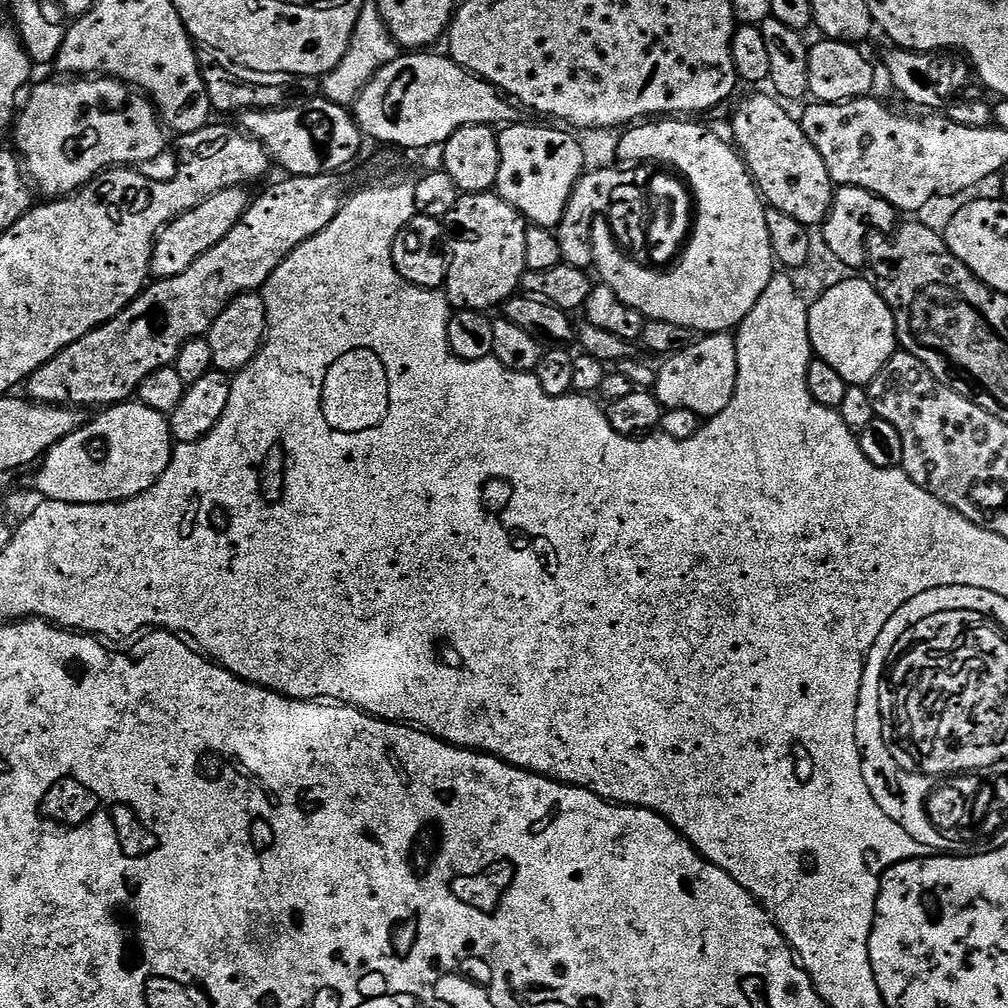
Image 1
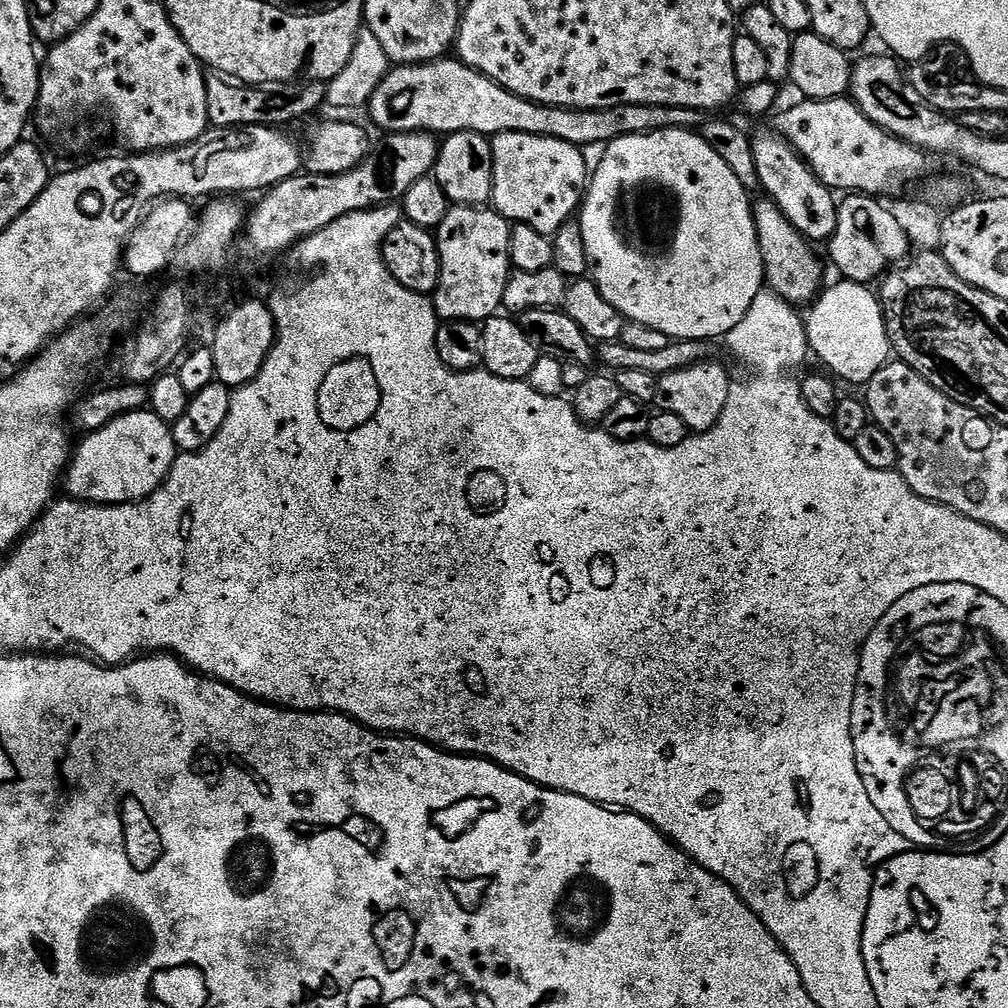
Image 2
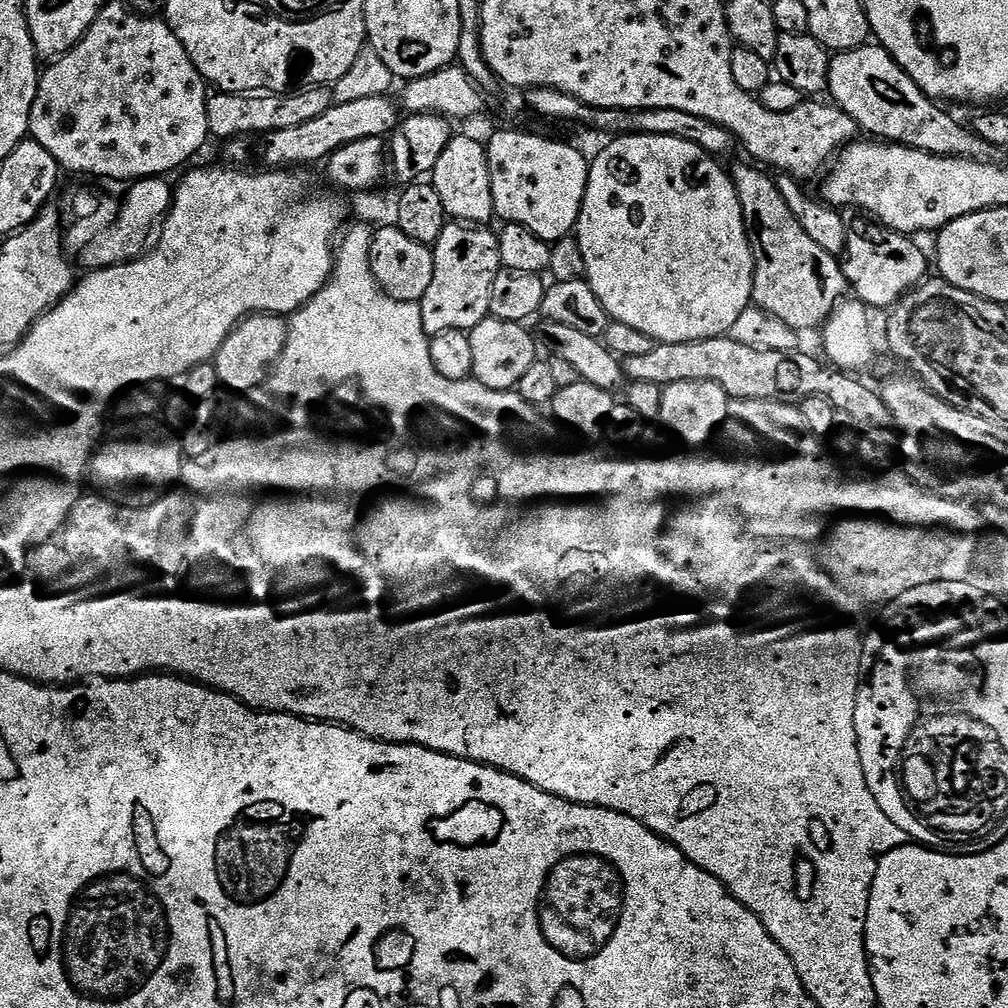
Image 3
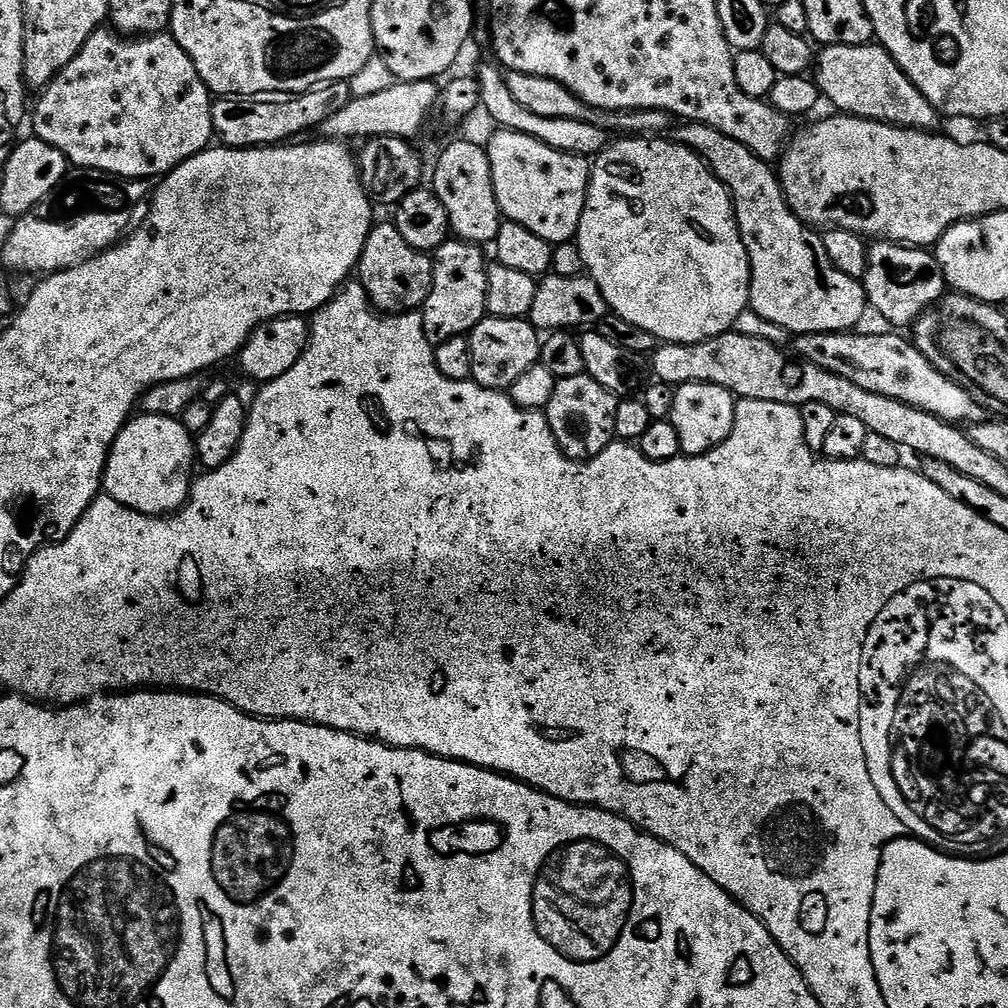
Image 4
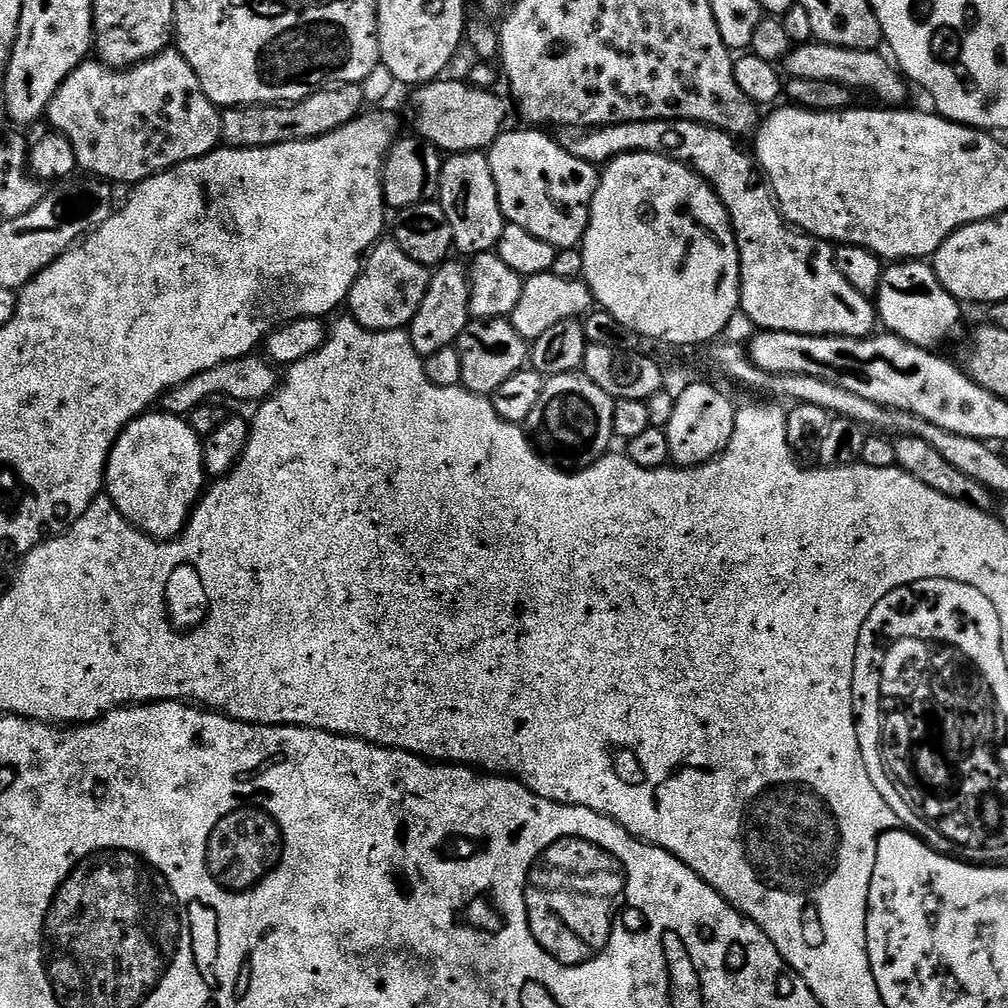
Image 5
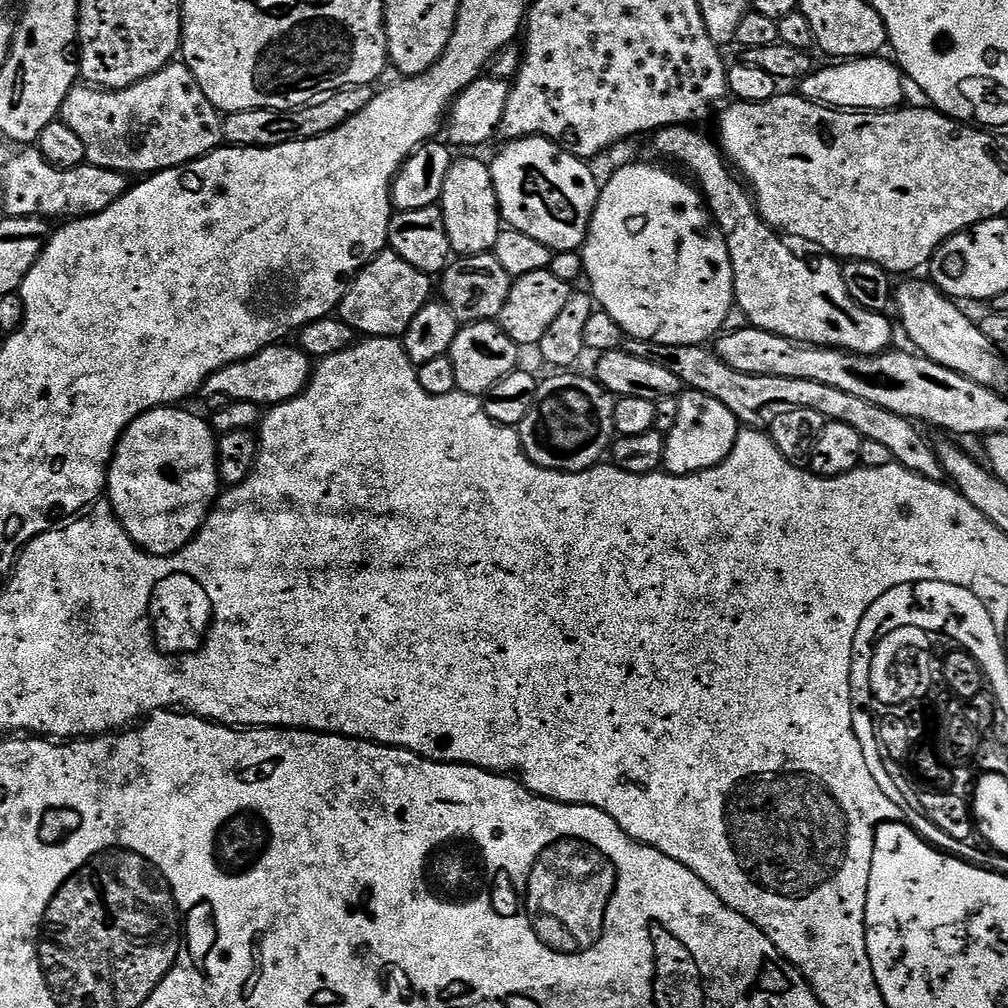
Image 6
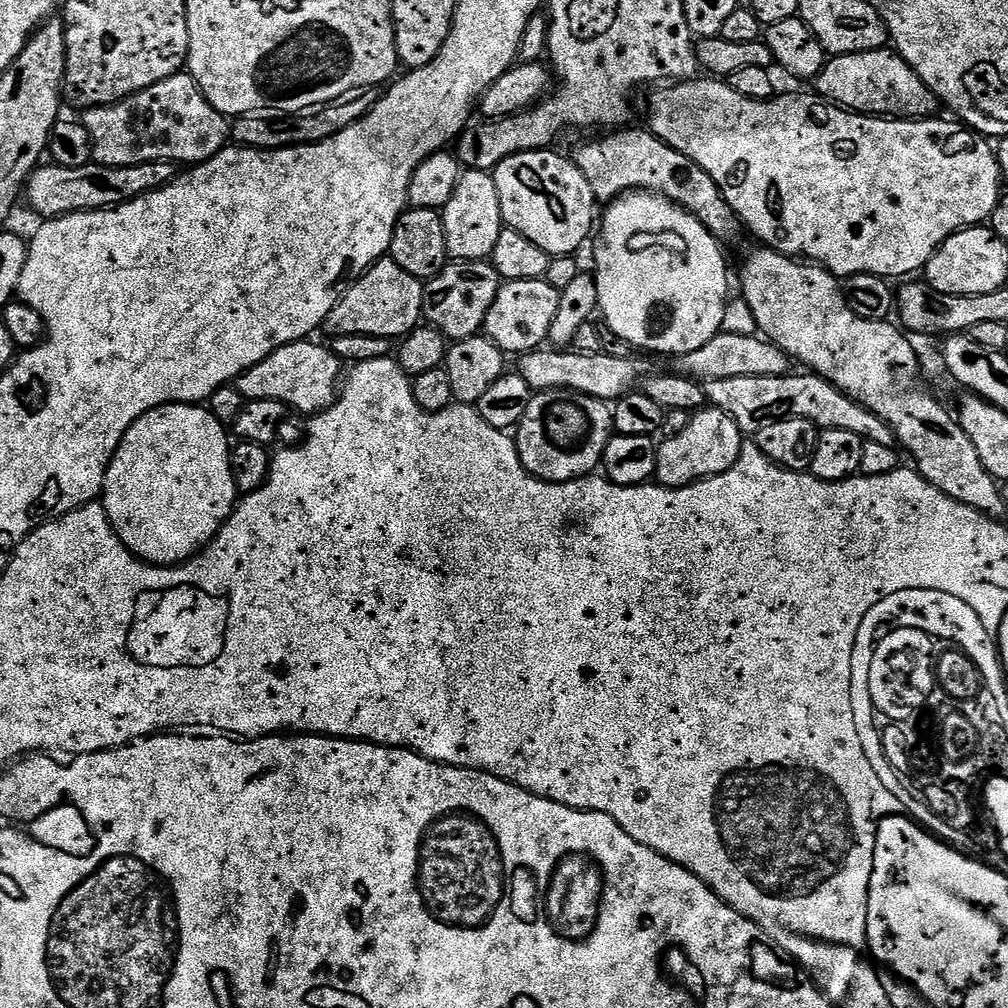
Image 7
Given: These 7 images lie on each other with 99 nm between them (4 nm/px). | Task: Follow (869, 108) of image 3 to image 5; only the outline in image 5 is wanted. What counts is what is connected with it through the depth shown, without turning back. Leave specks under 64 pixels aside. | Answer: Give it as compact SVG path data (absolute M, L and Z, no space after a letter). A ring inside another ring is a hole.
M819 42L798 44L784 57L782 68L791 78L810 78L810 82L834 82L849 90L855 90L857 93L859 93L858 91L873 92L880 99L877 101L881 105L903 105L907 101L904 99L908 96L909 85L906 83L905 77L891 63L888 65L879 56L880 54L876 50L863 52Z

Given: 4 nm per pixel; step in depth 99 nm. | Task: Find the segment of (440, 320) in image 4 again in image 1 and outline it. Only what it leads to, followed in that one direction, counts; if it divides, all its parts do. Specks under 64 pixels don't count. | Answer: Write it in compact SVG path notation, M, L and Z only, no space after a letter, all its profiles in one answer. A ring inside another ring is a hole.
M495 191L461 195L460 201L446 217L446 248L450 253L446 295L449 305L459 310L469 308L475 312L499 309L504 301L521 291L526 271L526 230L529 225L518 209L510 206Z

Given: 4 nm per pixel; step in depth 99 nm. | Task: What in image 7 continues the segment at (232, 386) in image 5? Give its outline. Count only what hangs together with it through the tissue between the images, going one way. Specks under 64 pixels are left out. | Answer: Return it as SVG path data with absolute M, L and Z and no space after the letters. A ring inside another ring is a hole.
M311 339L296 340L274 350L266 358L262 358L262 362L250 366L250 370L241 372L234 381L234 387L244 395L245 401L282 402L297 413L305 412L305 417L308 418L315 416L317 412L324 412L336 401L342 384L342 362L331 347L324 345L323 348L320 344L312 343Z

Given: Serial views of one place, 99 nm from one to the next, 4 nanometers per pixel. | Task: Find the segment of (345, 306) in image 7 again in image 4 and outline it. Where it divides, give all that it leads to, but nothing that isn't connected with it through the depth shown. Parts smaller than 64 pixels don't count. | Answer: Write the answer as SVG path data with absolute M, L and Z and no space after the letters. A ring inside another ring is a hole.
M377 223L366 238L362 258L358 265L358 282L366 290L368 301L380 314L399 314L423 309L432 285L434 260L427 252L414 250L402 234L398 234L395 223Z

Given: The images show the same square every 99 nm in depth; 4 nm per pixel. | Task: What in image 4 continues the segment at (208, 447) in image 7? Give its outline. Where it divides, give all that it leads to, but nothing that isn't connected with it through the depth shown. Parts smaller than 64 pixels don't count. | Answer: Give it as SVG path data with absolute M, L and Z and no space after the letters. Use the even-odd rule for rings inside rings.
M140 414L129 419L112 443L112 448L108 452L108 461L104 467L102 488L110 498L114 498L122 506L135 512L141 512L147 516L175 514L190 499L190 489L194 479L192 464L194 468L196 463L196 445L193 433L187 432L179 419Z

